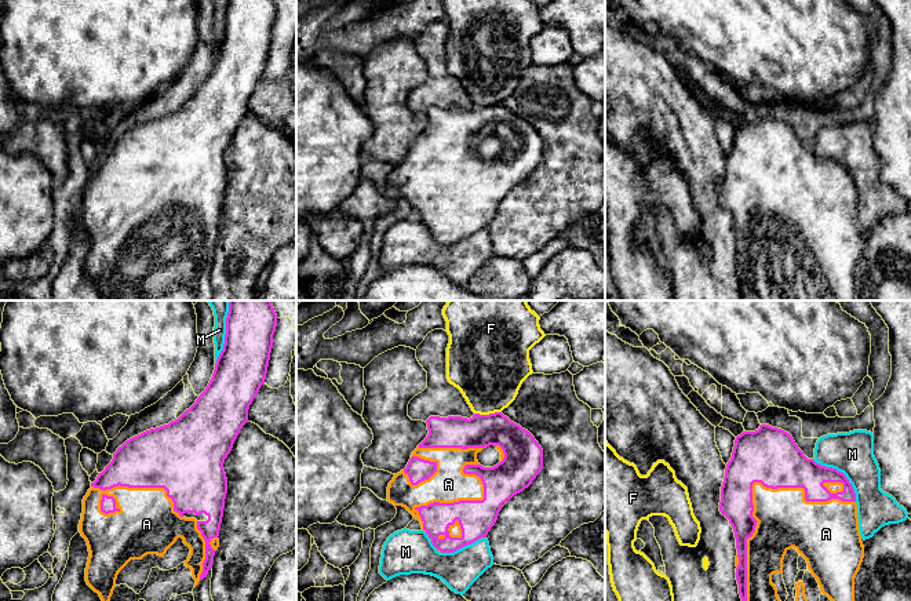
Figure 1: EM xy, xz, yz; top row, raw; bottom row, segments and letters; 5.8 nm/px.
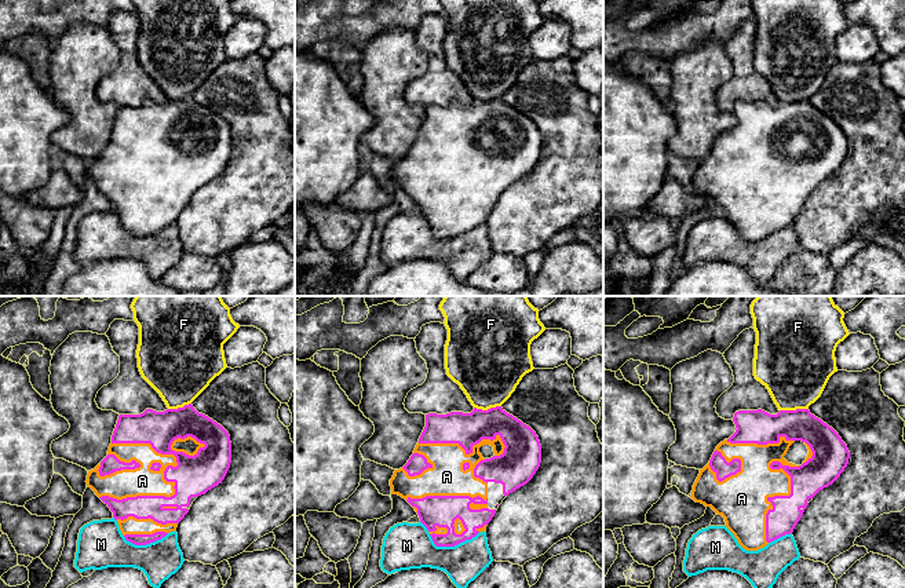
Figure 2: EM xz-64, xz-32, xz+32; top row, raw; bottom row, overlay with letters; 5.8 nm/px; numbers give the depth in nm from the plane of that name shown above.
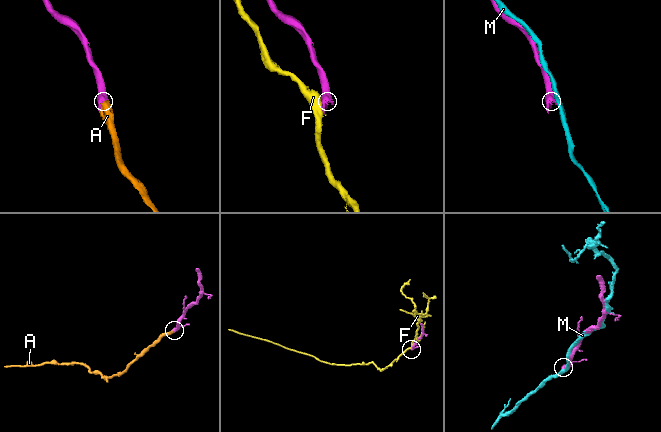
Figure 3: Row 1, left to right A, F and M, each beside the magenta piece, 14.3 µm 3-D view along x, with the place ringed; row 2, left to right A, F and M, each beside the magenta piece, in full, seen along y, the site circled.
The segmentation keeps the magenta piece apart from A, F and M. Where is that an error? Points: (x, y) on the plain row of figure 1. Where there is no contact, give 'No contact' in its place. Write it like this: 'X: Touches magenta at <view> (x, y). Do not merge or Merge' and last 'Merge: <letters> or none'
A: Touches magenta at yz (751, 182). Merge
F: Touches magenta at xz (487, 106). Do not merge
M: Touches magenta at yz (840, 163). Do not merge
Merge: A

